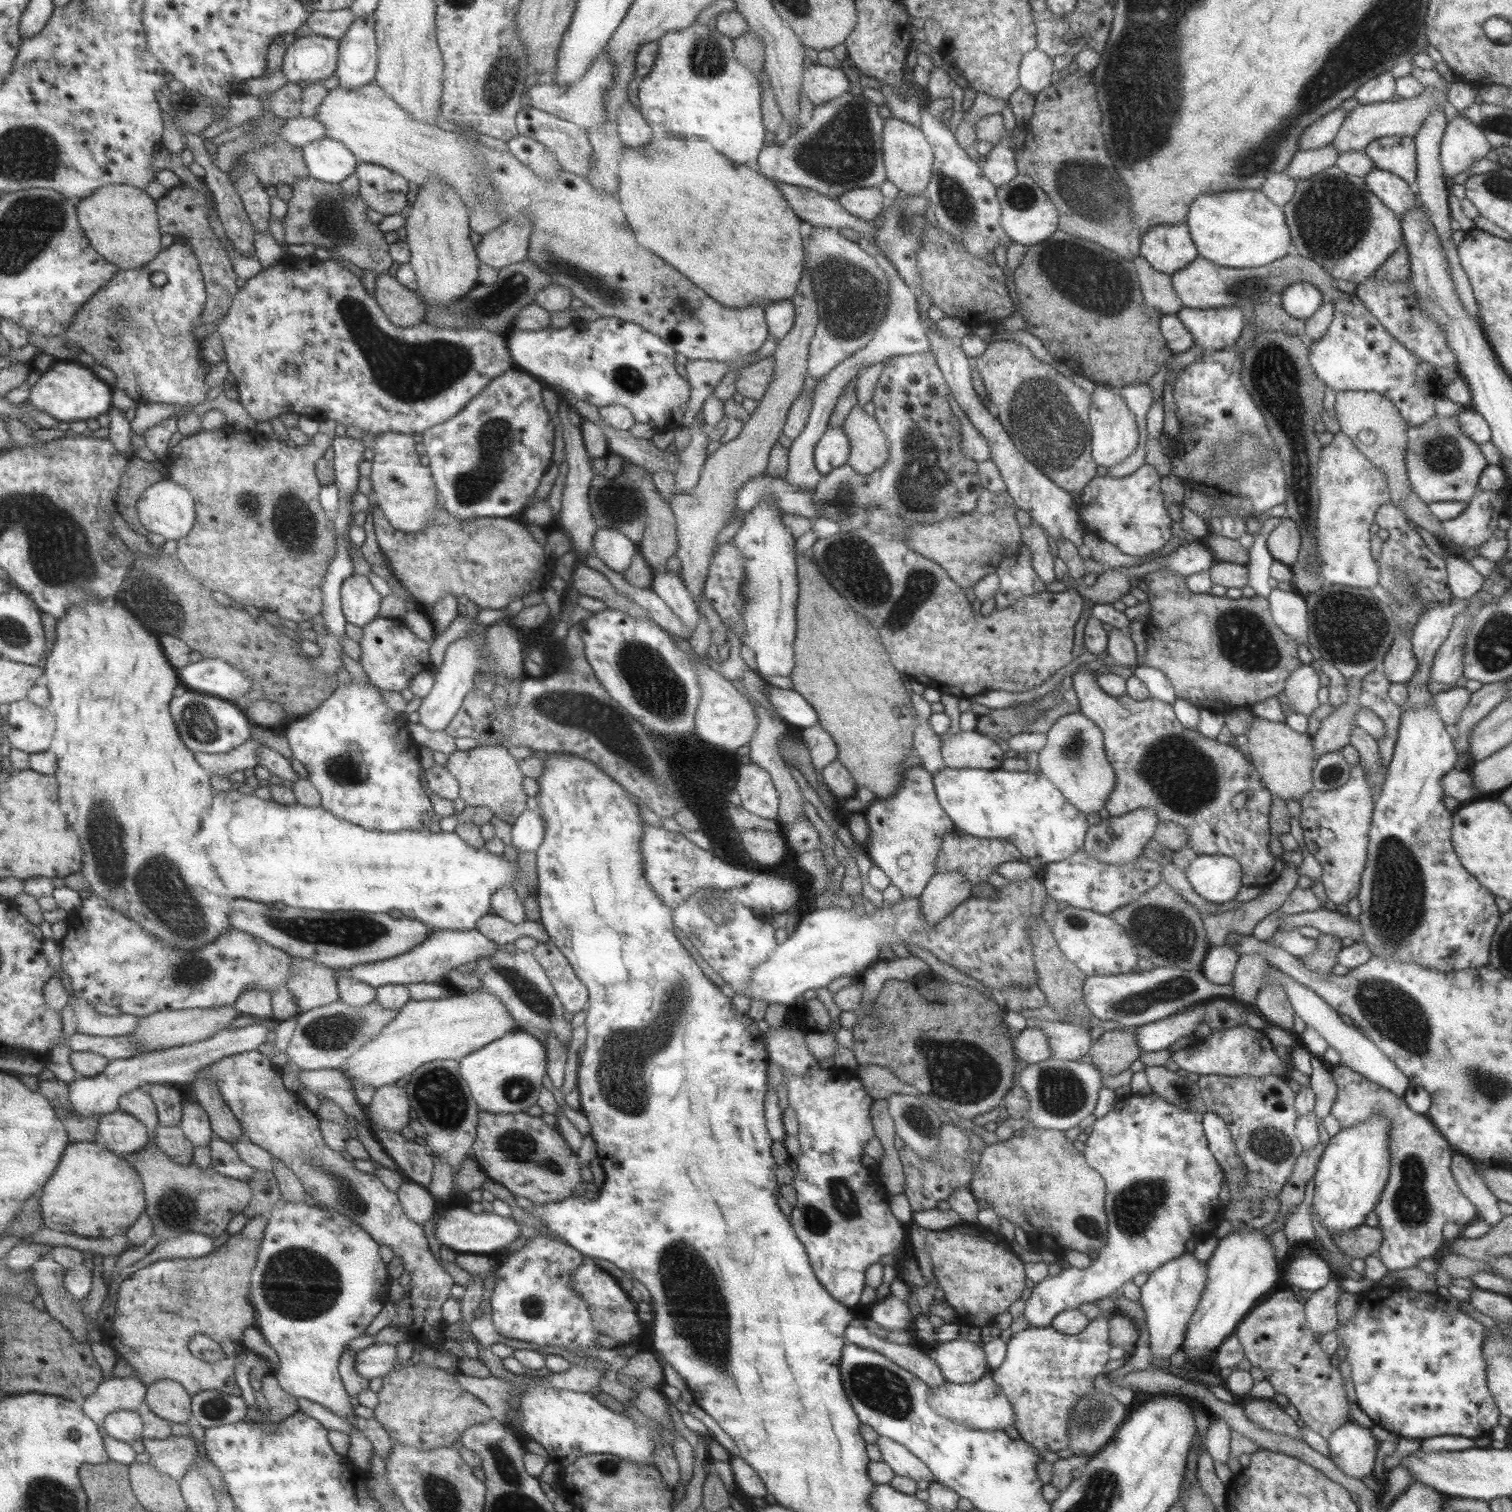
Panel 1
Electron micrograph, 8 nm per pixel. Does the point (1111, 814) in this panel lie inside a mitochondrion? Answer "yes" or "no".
no

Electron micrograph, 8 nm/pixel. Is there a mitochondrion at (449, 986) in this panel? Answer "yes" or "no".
no

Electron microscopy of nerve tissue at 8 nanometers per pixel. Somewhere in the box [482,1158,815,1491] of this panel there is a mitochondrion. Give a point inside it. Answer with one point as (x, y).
(692, 1289)

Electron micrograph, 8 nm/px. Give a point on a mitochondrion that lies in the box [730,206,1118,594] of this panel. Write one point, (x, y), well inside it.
(1046, 421)

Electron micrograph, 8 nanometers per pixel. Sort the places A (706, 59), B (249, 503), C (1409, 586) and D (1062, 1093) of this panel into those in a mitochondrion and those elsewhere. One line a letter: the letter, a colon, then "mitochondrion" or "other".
A: mitochondrion
B: mitochondrion
C: mitochondrion
D: mitochondrion

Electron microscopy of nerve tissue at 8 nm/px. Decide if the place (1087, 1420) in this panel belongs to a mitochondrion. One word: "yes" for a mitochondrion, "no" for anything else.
yes

